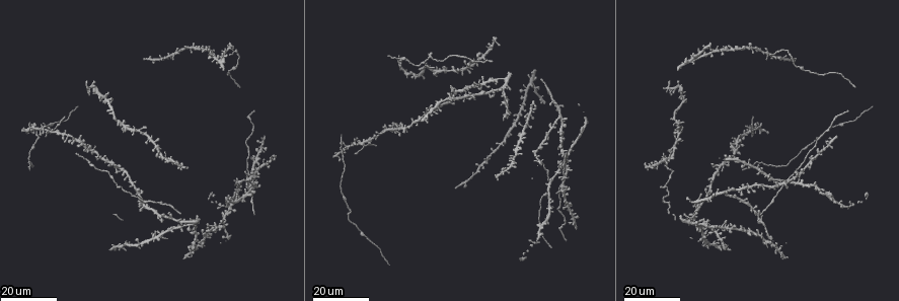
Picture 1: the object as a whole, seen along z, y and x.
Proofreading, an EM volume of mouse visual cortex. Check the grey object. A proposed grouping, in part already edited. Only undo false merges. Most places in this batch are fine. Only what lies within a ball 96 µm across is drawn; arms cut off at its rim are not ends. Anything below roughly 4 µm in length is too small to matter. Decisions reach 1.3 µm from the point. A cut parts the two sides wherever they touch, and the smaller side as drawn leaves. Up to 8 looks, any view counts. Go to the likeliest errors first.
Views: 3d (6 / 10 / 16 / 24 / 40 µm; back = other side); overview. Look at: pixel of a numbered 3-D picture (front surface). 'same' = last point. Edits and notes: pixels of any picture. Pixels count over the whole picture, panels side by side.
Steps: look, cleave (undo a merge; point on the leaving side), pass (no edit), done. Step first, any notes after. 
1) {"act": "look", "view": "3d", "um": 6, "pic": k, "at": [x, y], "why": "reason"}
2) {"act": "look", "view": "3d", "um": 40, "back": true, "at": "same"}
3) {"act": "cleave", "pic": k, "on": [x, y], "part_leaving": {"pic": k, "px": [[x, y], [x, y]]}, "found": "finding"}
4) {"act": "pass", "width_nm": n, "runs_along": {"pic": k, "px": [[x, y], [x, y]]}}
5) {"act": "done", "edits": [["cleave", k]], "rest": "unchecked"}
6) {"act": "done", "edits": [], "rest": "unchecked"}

{"act": "look", "view": "3d", "um": 24, "pic": 1, "at": [362, 143], "why": "four or more arms meet"}

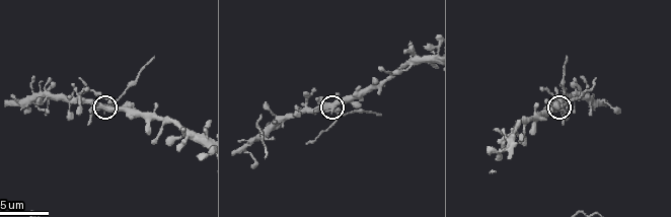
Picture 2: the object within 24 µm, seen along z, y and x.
{"act": "look", "view": "3d", "um": 6, "pic": 2, "at": [334, 112]}

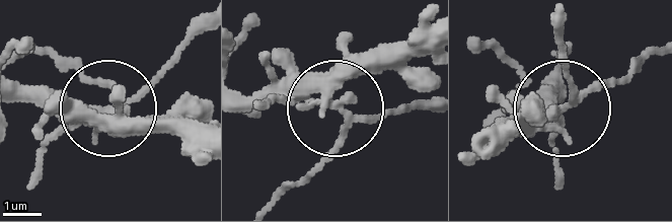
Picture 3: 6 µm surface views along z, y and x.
{"act": "cleave", "pic": 3, "on": [337, 145], "width_nm": 260, "found": "a second neuron is stuck on"}

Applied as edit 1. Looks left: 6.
{"act": "look", "view": "3d", "um": 16, "pic": 1, "at": [784, 184], "why": "thin arm on a thick one"}

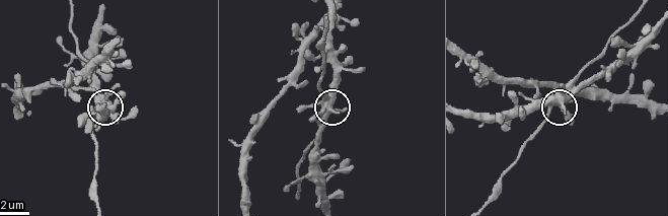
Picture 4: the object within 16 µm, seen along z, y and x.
{"act": "look", "view": "3d", "um": 6, "pic": 4, "at": [324, 97]}

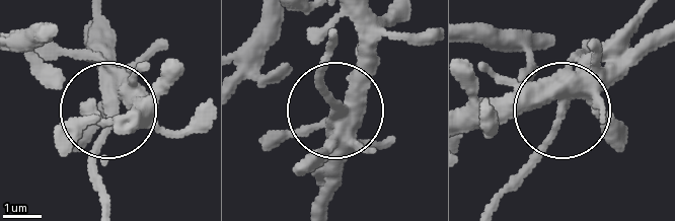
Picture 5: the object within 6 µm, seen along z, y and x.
{"act": "pass", "runs_along": {"pic": 5, "px": [[469, 120], [546, 103], [563, 109], [546, 149], [502, 194]]}, "found": "one neuron here"}

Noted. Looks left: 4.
{"act": "look", "view": "3d", "um": 24, "pic": 1, "at": [484, 82], "why": "four or more arms meet"}

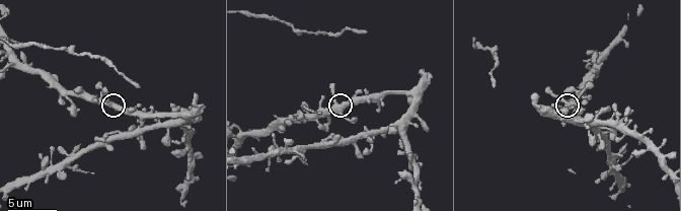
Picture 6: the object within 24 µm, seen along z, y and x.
{"act": "look", "view": "3d", "um": 10, "pic": 6, "at": [335, 103]}

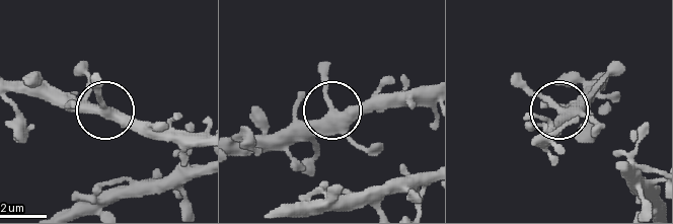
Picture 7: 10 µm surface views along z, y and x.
{"act": "pass", "side_arm_um": 83, "runs_along": {"pic": 7, "px": [[428, 93], [381, 93], [334, 110], [329, 104], [325, 66]]}, "found": "all the same neuron"}

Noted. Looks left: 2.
{"act": "look", "view": "3d", "um": 16, "pic": 1, "at": [190, 47], "why": "four-way junction"}

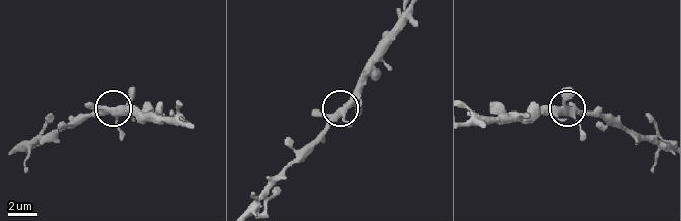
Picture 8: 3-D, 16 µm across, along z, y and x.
{"act": "look", "view": "3d", "um": 10, "pic": 8, "at": [337, 115], "why": "zoom in"}

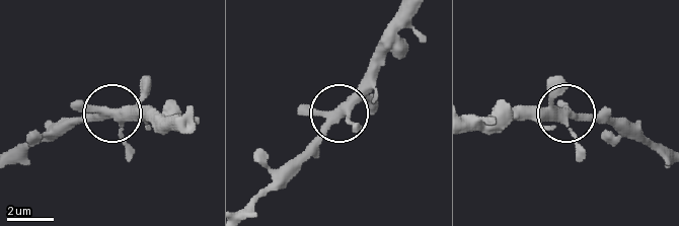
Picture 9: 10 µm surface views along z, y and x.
{"act": "pass", "side_arm_um": 25, "found": "one neuron here"}

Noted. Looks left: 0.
{"act": "done", "edits": [["cleave", 3]], "rest": "unchecked"}

